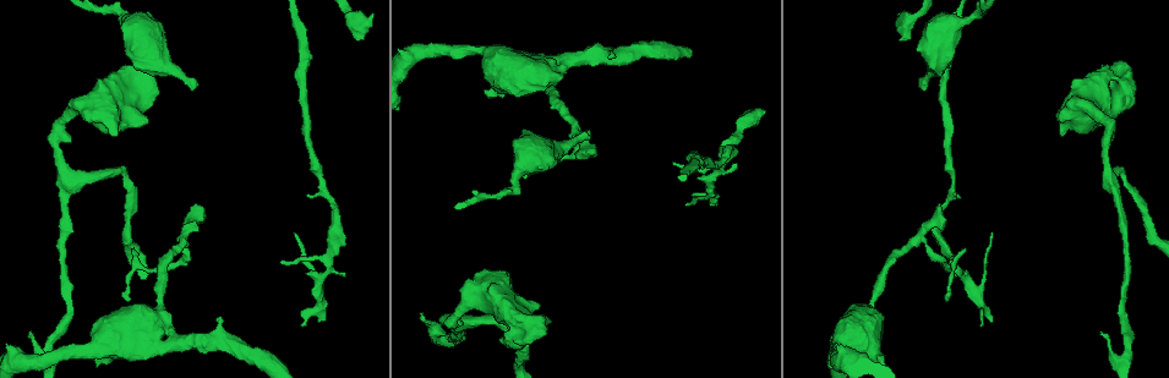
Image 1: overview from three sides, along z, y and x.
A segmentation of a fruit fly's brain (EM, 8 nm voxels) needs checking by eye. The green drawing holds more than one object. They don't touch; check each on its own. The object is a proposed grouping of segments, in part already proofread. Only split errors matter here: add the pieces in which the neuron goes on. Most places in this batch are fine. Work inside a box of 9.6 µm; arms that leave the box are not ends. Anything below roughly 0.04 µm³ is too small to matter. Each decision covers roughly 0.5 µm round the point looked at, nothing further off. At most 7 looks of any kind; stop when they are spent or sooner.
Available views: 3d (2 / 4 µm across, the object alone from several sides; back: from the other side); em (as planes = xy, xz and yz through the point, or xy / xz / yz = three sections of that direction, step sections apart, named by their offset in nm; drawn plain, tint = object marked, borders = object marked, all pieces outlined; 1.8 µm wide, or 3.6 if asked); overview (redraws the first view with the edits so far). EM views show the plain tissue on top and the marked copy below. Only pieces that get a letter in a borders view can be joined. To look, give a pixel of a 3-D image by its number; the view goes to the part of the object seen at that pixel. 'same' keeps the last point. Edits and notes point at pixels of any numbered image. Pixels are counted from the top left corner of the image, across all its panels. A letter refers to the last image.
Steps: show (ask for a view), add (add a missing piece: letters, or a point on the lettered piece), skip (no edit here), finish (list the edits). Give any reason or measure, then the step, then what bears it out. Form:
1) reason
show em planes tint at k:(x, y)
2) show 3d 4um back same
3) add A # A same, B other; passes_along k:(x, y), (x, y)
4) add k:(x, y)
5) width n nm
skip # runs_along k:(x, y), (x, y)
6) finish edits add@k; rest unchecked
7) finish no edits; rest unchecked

an open end
show em 3.6um planes tint at 1:(29, 334)

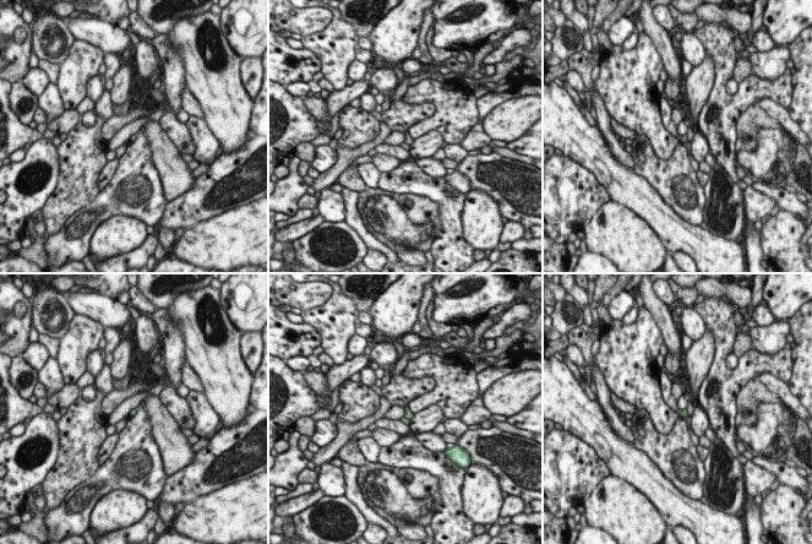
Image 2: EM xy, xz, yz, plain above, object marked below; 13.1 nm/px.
what lies round it
show em 3.6um planes borders same

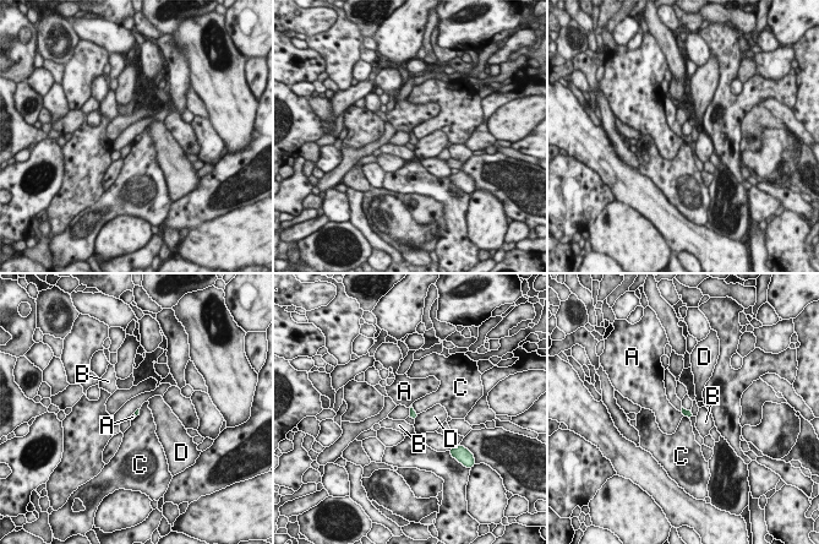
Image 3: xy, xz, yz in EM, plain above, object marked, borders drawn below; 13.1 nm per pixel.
skip # A other, B other, C other, D other; border 3:(411, 404), (418, 413); none of them fits

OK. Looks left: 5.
branch stops here
show em 3.6um yz step 8 borders at 1:(1064, 135)

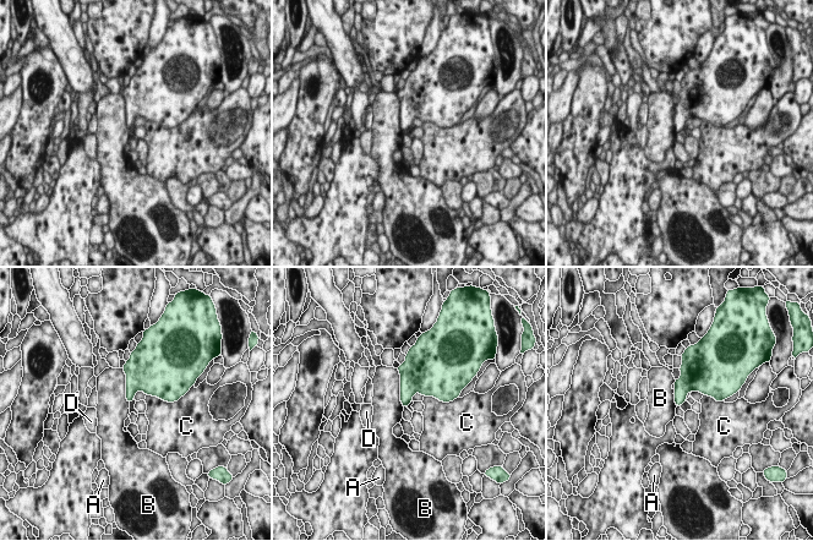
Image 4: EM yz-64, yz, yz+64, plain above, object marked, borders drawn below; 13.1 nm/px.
longest_contact B 550 nm
skip # A other, B other, C other, D other; border 4:(397, 369), (403, 408); none of them fits

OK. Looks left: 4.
branch stops here
show em planes borders at 1:(926, 88)

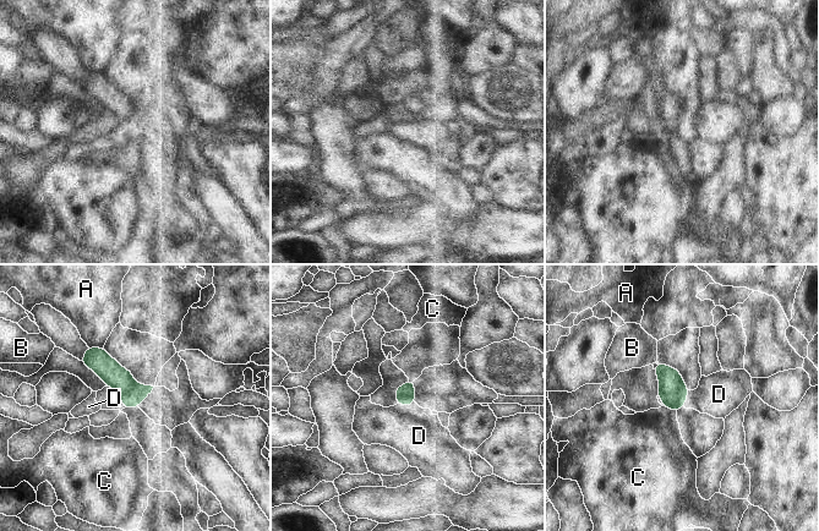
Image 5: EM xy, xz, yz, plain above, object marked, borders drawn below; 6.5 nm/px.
skip # A other, B other, C other, D other; border 5:(397, 403), (403, 405), (415, 404); none of them fits

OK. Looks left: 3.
finish no edits; rest unchecked

